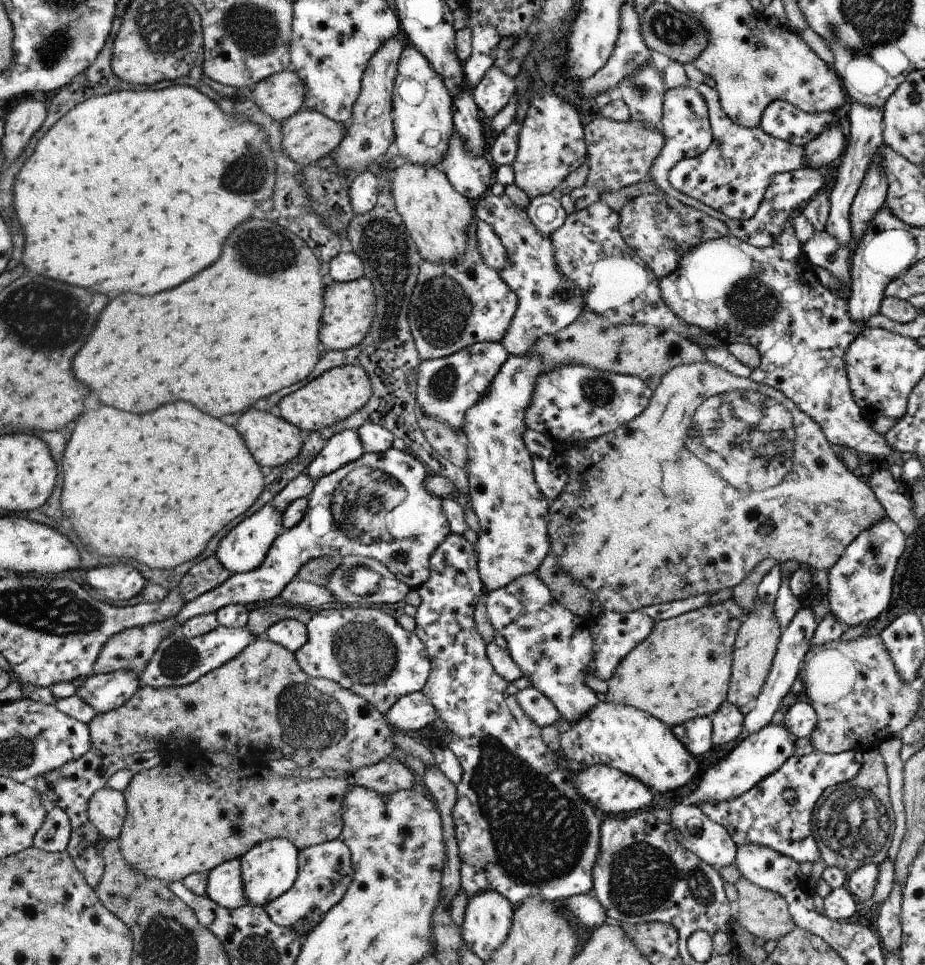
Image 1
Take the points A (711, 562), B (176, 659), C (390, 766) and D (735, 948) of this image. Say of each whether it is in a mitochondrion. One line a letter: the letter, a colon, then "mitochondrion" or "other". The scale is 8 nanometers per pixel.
A: other
B: mitochondrion
C: other
D: other

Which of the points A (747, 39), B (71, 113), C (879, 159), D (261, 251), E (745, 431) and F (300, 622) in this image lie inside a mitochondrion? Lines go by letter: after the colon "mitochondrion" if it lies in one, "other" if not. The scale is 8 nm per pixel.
A: other
B: other
C: other
D: mitochondrion
E: mitochondrion
F: other

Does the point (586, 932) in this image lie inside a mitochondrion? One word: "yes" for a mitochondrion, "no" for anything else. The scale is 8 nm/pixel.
no

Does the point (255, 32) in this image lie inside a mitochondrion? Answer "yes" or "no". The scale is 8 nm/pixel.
yes

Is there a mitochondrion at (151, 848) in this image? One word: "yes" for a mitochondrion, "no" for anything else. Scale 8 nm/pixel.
no

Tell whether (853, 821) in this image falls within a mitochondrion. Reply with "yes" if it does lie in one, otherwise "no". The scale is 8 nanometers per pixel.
yes

